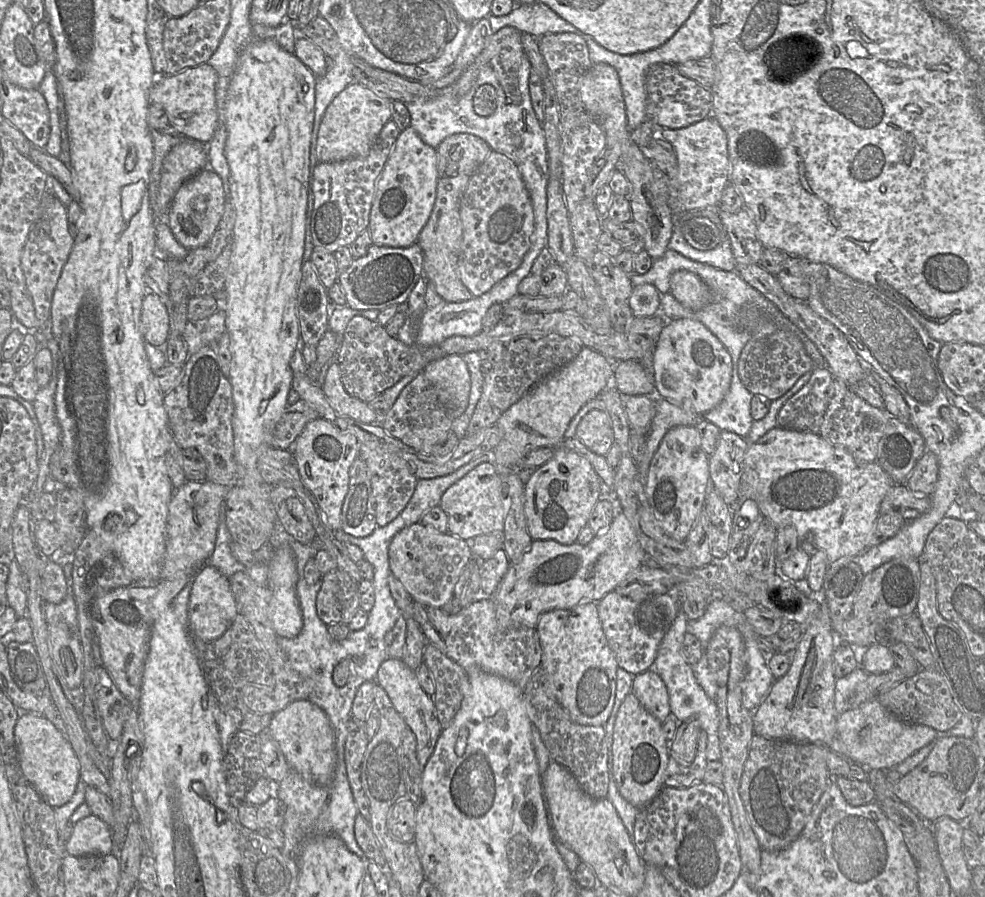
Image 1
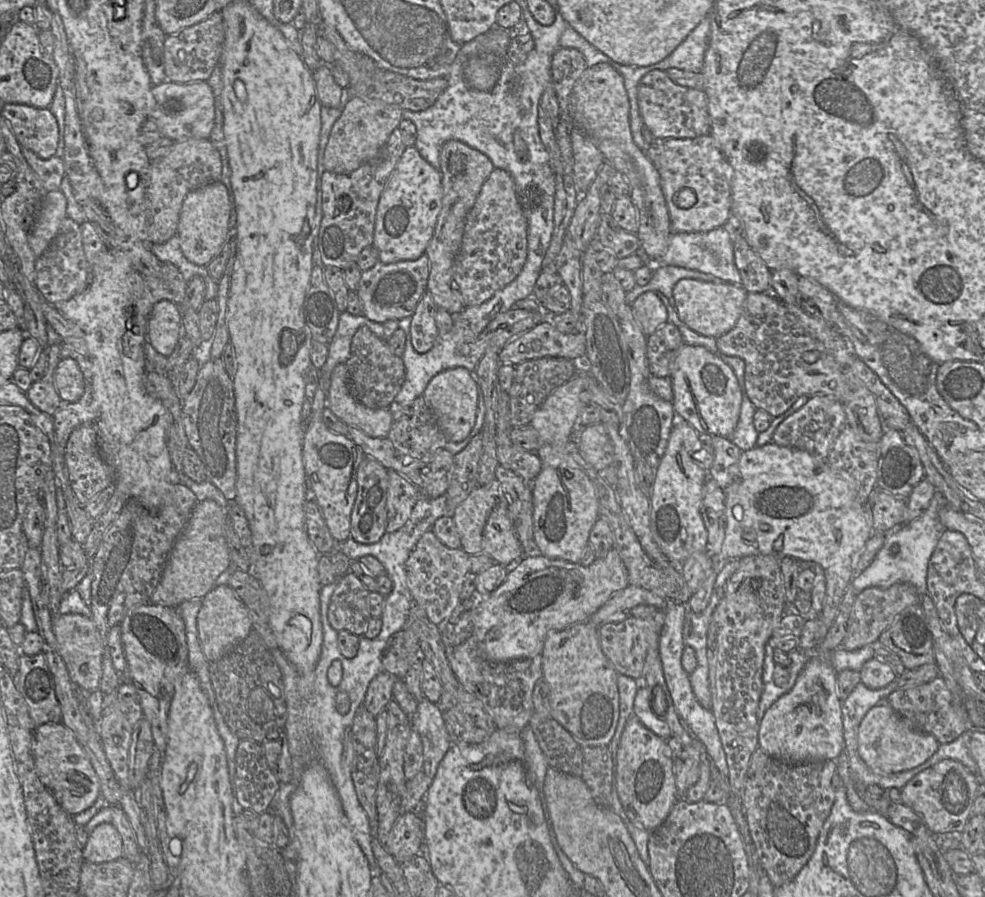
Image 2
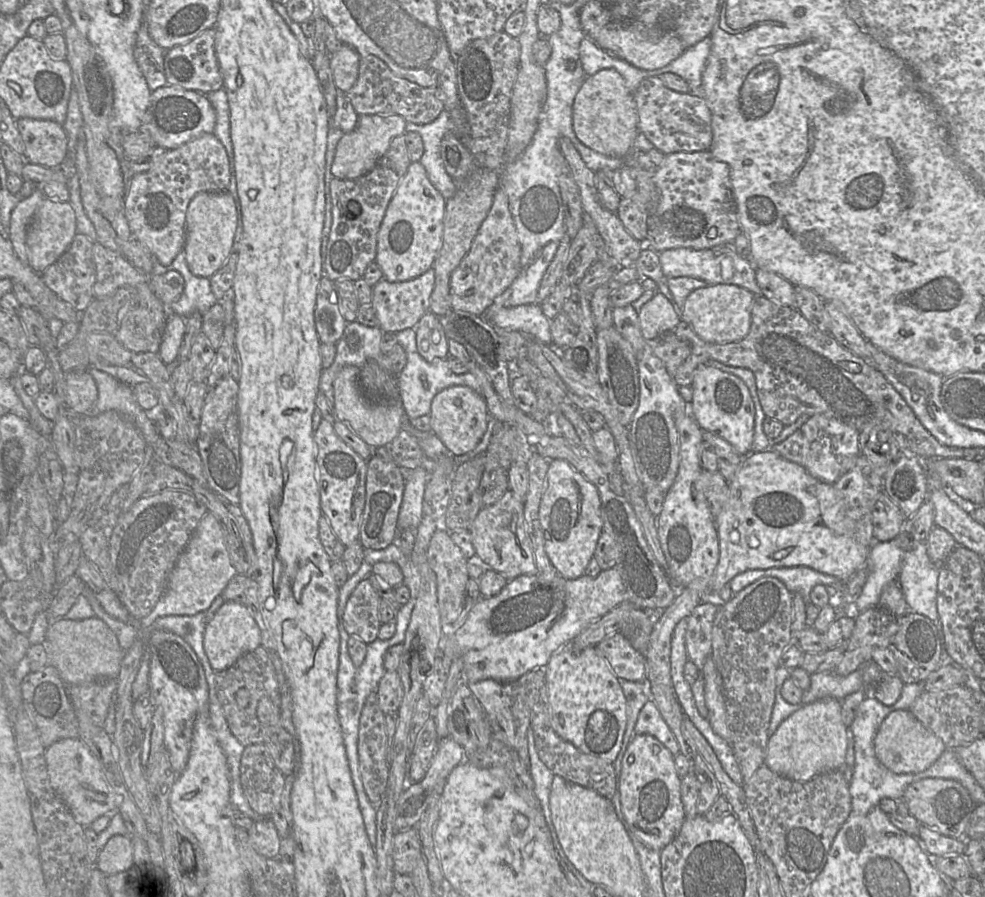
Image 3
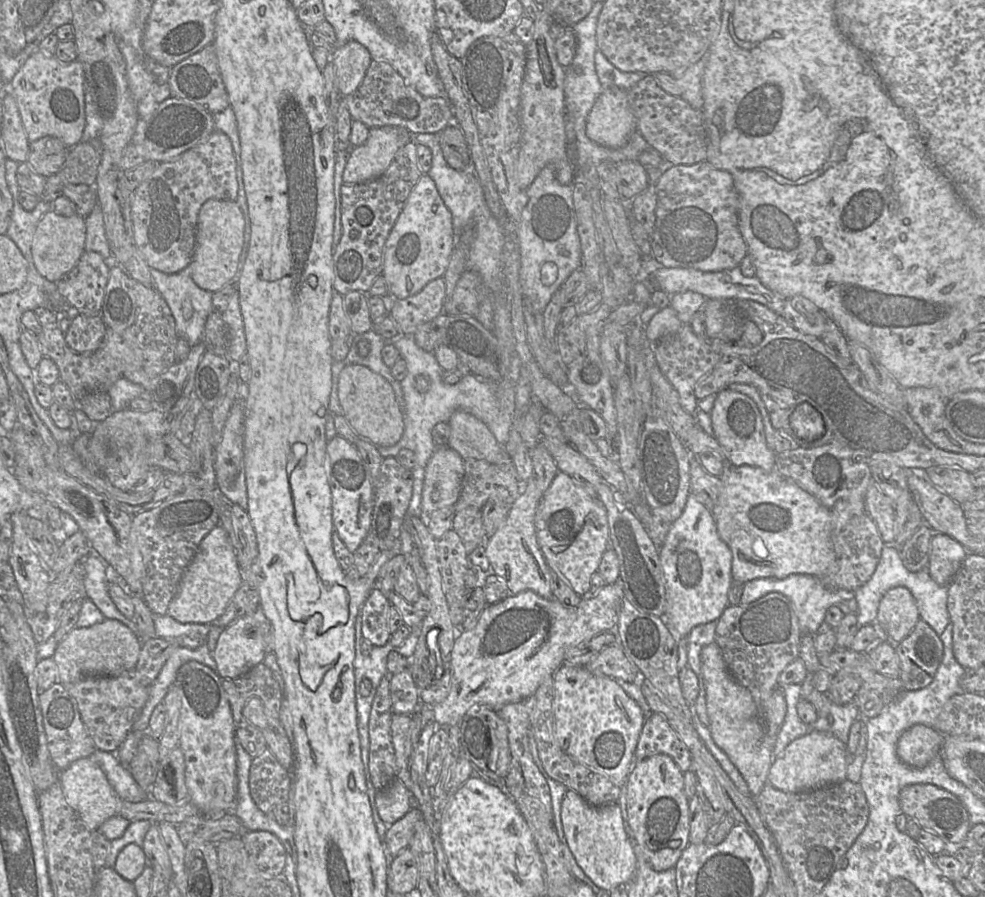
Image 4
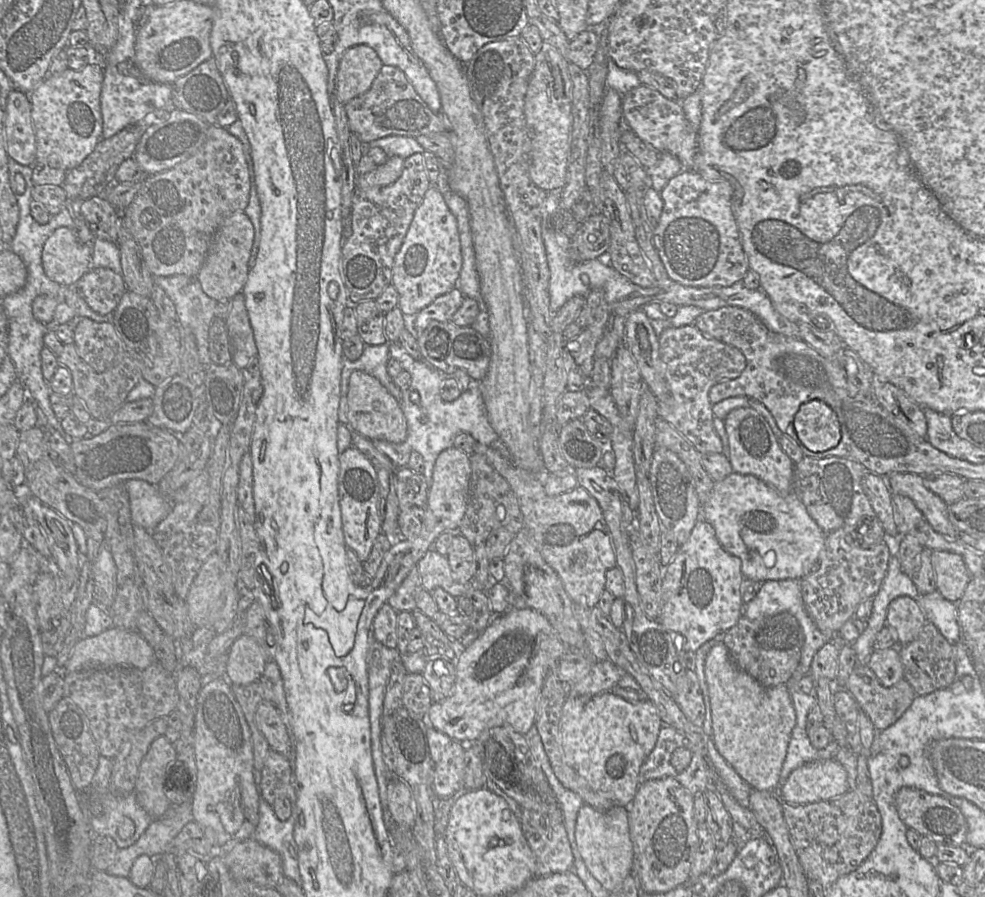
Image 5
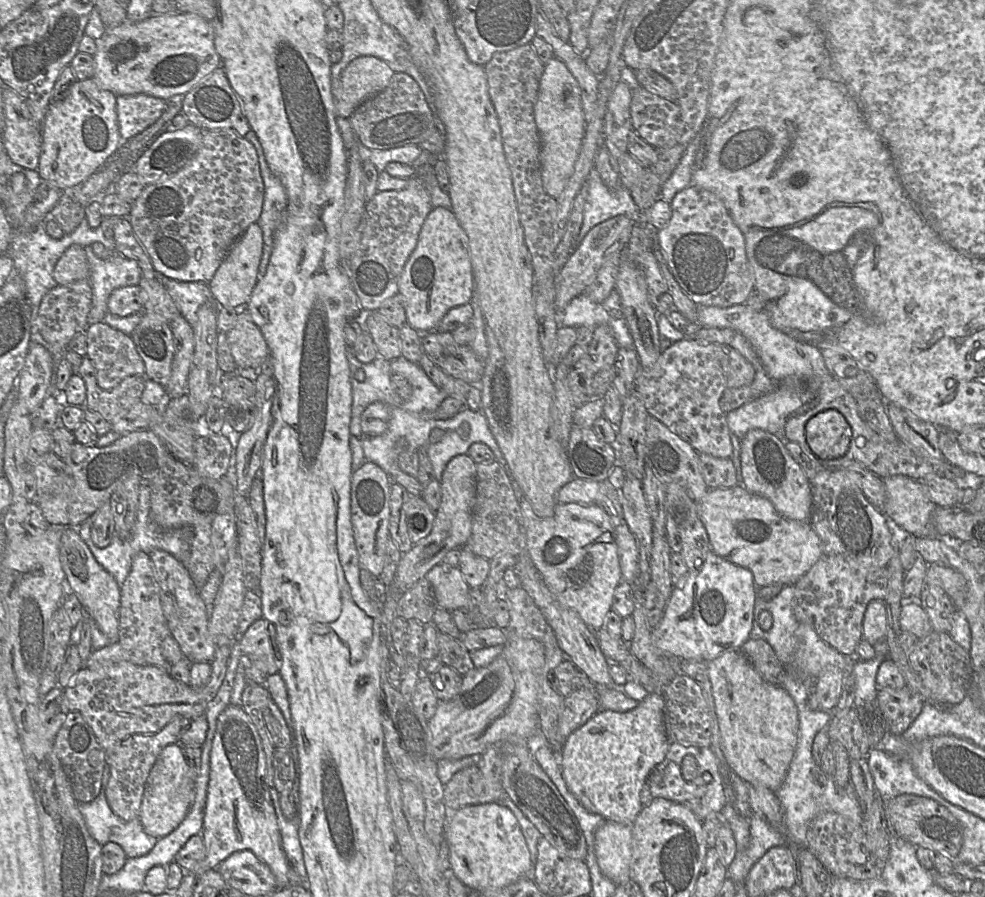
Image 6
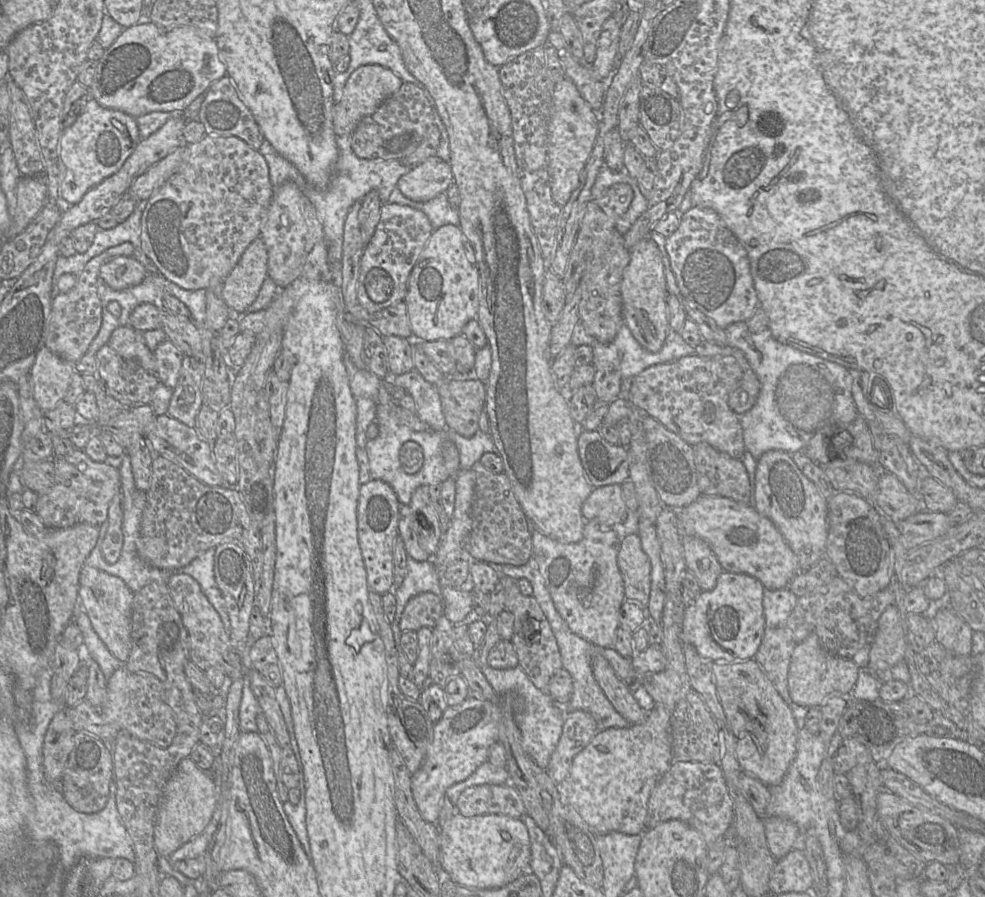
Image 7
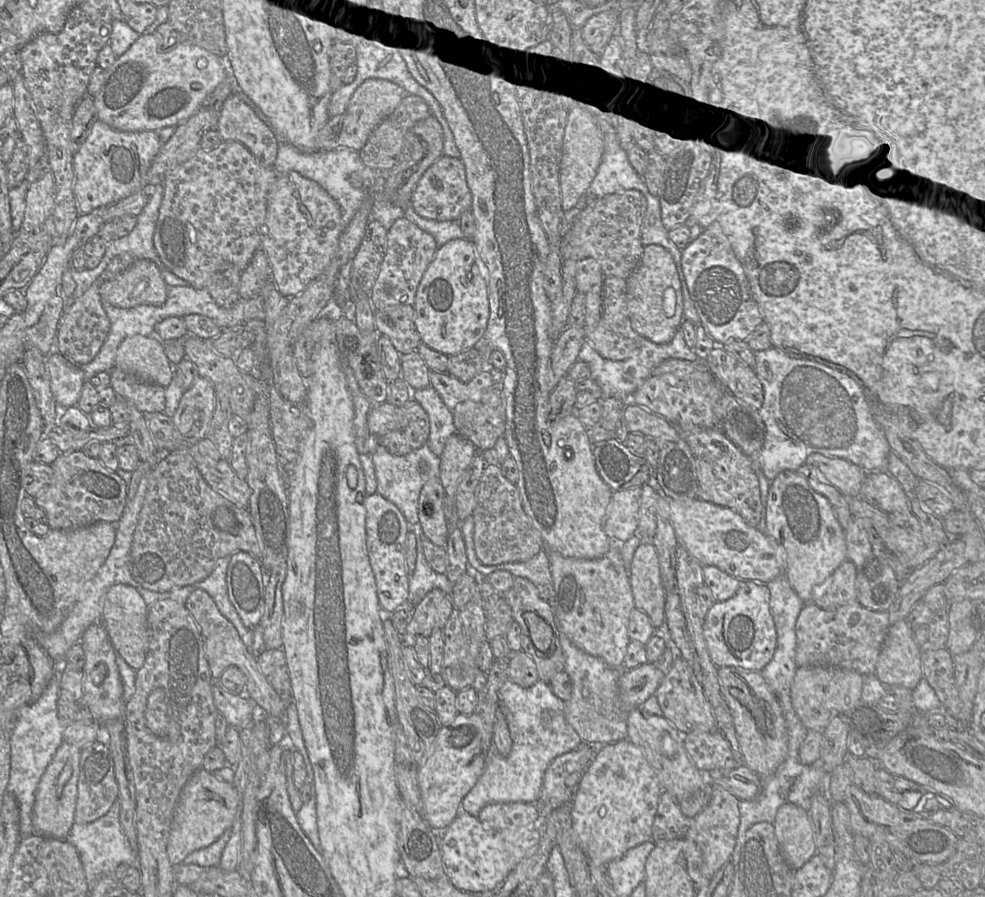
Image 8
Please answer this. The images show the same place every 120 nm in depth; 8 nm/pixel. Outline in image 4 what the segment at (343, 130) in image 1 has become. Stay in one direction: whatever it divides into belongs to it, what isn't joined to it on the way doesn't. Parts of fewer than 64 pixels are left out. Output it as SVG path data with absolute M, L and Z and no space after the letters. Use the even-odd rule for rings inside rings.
M382 126L369 129L365 143L350 148L343 181L357 184L381 176L392 163L397 151L410 140L412 135L402 127Z

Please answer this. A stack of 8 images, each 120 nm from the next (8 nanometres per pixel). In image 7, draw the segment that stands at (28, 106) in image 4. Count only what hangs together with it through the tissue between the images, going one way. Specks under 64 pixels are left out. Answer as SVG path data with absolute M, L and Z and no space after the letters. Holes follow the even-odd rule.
M89 98L76 121L62 131L59 154L65 168L60 197L70 204L80 202L92 187L116 173L141 140L134 117L105 108Z

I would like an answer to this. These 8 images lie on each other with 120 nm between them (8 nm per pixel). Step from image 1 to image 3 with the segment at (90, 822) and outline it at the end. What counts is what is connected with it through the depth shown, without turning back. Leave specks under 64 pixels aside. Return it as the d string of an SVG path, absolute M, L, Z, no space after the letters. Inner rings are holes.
M114 835L99 851L96 865L106 875L126 871L134 866L133 847L129 836Z

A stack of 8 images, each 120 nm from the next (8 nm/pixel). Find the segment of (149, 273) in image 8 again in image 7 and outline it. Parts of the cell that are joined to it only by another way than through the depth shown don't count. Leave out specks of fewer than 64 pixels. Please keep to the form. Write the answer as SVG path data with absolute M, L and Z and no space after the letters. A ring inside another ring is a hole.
M116 256L100 267L100 278L114 290L136 286L147 275L146 268L134 257Z

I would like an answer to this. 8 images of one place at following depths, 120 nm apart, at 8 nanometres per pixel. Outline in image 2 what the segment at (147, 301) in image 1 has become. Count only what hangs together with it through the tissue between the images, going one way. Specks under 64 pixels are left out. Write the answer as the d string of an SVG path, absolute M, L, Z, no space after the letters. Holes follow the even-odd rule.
M169 300L153 305L146 330L146 339L161 355L169 357L177 344L181 330L181 309Z

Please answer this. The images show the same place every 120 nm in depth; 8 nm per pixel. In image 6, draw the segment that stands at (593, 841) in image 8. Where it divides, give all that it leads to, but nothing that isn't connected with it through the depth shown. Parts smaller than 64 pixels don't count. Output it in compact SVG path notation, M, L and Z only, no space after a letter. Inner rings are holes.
M651 693L634 709L626 712L600 708L563 742L559 752L563 779L569 791L586 810L605 820L632 825L643 807L640 800L643 784L651 770L665 758L670 743L664 726L664 704L664 697L660 693Z

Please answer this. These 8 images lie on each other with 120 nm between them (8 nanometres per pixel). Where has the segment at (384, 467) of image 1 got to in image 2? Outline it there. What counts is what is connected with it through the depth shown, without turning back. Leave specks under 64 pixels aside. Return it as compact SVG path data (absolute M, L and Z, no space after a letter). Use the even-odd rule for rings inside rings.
M388 470L389 487L387 494L388 533L402 528L408 521L413 506L420 497L420 490L404 476L394 470Z

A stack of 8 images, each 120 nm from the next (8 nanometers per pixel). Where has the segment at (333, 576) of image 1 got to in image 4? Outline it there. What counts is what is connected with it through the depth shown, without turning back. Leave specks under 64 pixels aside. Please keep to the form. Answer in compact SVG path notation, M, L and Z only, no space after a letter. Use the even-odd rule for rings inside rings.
M378 588L373 589L363 604L358 619L361 622L362 636L375 646L389 642L389 610L392 604Z

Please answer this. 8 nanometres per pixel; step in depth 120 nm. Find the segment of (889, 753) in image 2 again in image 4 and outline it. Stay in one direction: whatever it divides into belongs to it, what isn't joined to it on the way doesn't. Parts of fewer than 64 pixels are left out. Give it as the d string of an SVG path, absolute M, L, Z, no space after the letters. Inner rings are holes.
M916 724L901 734L896 753L905 765L922 768L941 752L944 740L945 736L936 728Z

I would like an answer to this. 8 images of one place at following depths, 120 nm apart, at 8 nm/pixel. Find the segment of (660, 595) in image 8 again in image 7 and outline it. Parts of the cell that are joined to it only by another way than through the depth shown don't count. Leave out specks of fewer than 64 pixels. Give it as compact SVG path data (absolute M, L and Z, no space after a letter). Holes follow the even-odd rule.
M627 535L620 541L618 565L626 599L648 606L651 589L651 562L643 551L638 535Z

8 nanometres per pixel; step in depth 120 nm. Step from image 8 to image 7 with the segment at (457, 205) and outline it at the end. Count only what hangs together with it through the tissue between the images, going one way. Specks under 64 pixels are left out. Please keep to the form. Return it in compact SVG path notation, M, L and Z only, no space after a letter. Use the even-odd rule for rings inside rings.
M435 155L404 174L398 187L407 198L427 202L445 193L453 183L451 165Z

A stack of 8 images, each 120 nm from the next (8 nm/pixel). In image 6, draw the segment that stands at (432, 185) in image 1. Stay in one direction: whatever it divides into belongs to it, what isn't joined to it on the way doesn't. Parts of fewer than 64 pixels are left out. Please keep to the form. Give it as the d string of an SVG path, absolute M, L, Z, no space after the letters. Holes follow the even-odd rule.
M432 208L422 225L417 245L404 265L398 287L399 293L403 296L407 323L421 334L436 330L450 309L471 302L475 293L475 282L469 257L468 238L452 209Z

